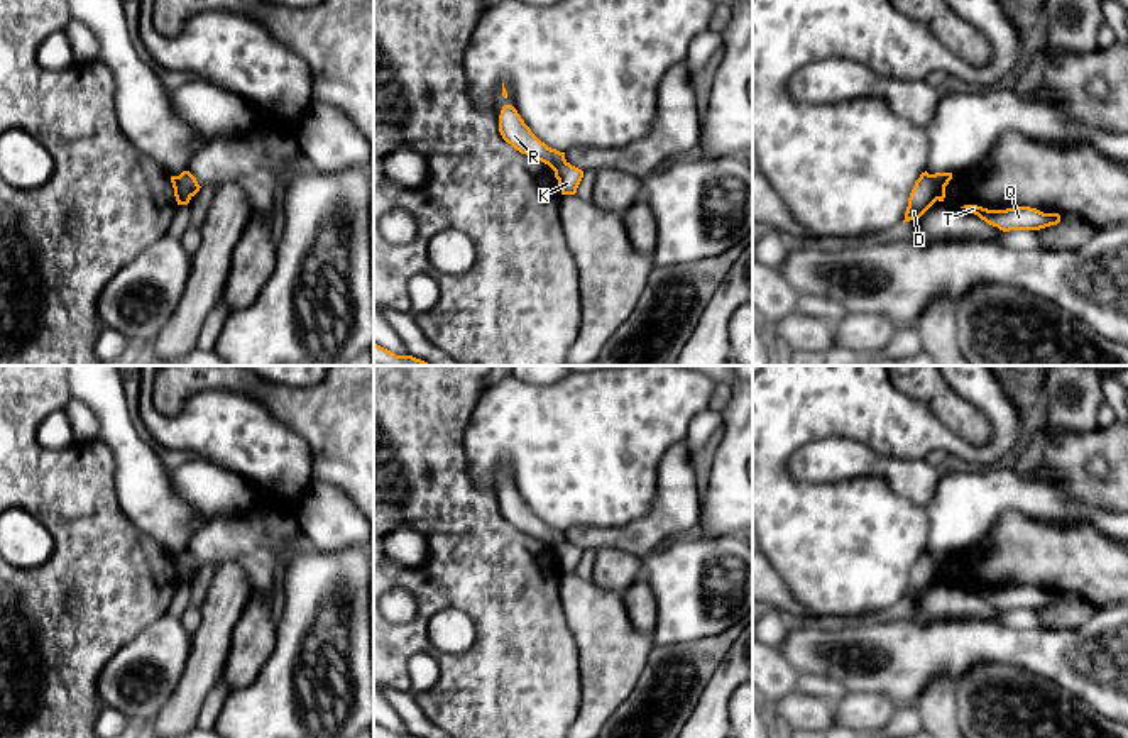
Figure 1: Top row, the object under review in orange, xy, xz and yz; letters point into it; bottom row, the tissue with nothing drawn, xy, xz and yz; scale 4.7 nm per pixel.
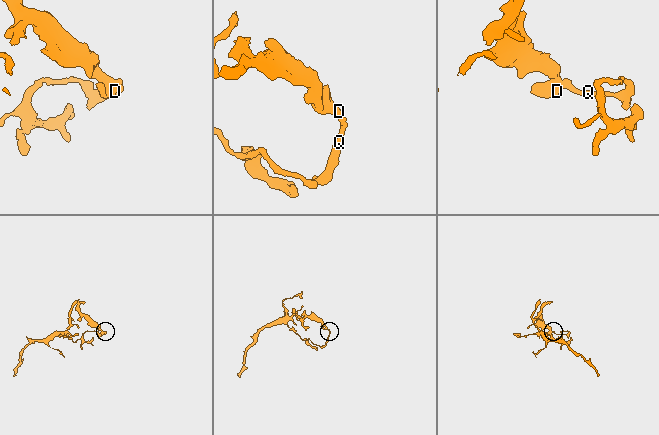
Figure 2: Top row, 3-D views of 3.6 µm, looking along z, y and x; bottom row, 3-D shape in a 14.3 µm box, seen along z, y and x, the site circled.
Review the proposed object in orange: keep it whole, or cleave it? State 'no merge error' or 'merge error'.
merge error

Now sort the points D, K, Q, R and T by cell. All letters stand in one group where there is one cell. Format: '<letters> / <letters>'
D R / K Q T

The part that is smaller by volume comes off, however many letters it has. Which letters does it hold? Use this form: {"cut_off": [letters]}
{"cut_off": ["D", "R"]}

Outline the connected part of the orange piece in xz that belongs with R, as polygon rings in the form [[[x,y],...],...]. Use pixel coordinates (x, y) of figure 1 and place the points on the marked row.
[[[512,105],[502,107],[499,115],[499,132],[516,151],[548,164],[551,169],[567,161],[565,152],[548,147],[531,132]]]

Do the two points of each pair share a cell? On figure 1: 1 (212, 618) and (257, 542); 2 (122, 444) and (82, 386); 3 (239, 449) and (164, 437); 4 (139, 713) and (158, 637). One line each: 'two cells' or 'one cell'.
1: two cells
2: one cell
3: one cell
4: one cell

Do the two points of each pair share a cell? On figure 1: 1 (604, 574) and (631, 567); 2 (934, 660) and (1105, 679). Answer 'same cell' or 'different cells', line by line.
1: same cell
2: same cell

